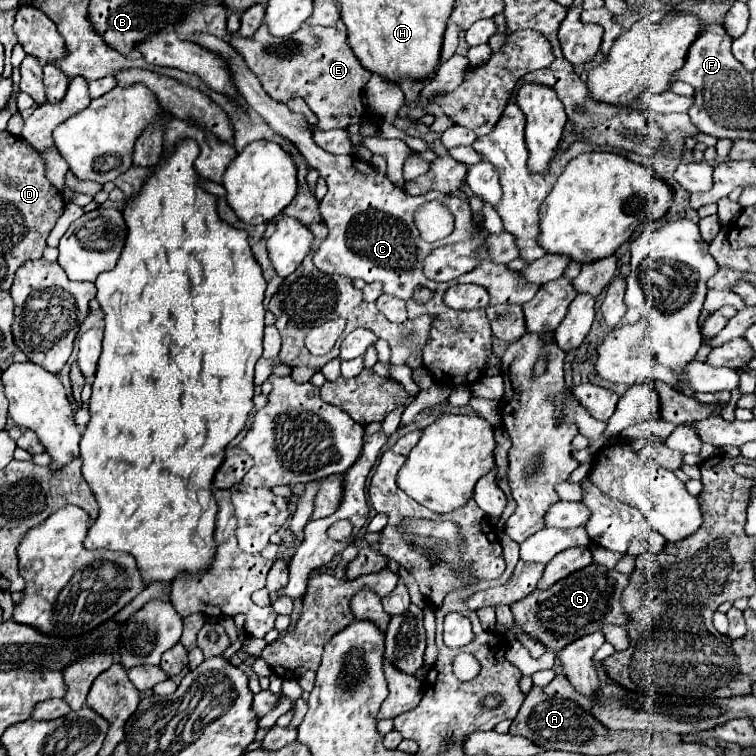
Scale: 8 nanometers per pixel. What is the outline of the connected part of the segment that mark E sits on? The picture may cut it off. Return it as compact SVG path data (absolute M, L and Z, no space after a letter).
M261 24L251 40L239 40L239 36L231 36L231 44L243 56L247 68L259 78L263 90L273 100L285 102L291 98L303 98L307 102L307 106L319 118L317 128L311 130L323 132L369 122L369 112L363 106L361 92L369 82L371 72L363 68L359 58L353 54L345 30L303 24L293 36L275 38L269 36L269 30L265 24Z

